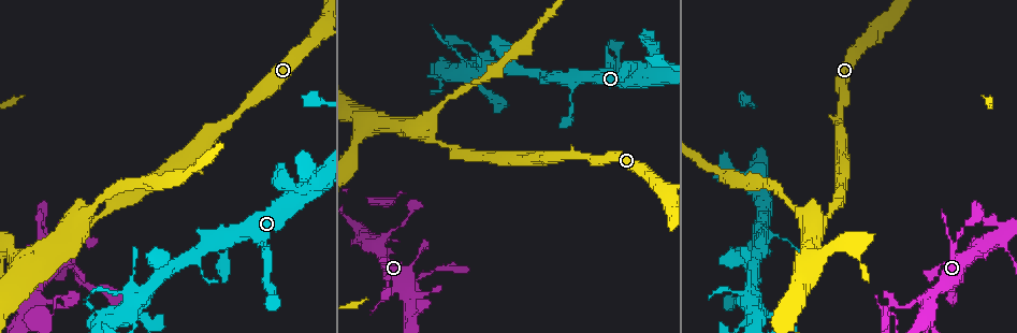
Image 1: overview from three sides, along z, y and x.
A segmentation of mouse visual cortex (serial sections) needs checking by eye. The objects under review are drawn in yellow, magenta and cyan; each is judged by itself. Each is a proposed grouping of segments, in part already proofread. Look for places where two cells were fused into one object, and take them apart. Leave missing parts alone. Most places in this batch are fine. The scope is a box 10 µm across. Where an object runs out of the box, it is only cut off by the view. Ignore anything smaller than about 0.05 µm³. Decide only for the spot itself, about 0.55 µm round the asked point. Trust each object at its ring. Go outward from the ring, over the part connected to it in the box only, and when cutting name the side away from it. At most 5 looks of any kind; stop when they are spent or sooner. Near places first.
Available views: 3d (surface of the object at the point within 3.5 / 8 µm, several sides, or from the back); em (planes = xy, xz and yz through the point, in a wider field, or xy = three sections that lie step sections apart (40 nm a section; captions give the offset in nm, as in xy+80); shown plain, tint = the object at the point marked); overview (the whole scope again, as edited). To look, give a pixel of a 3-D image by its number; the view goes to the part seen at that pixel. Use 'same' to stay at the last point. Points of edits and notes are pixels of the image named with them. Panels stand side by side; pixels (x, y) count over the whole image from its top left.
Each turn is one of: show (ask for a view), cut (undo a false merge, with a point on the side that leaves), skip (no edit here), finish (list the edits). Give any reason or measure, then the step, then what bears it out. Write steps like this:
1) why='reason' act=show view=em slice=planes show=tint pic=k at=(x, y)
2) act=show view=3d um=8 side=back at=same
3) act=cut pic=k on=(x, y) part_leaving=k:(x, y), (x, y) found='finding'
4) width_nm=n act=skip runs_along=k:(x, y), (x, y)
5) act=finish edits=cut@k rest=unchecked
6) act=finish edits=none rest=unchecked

why='looks like a crossing' act=show view=3d um=3.5 pic=1 at=(370, 244)

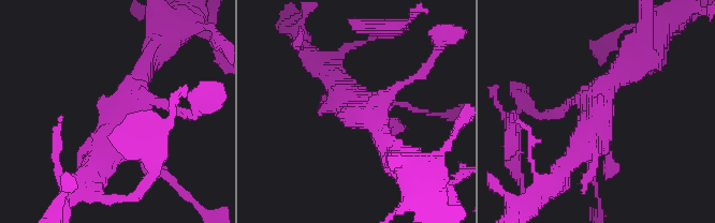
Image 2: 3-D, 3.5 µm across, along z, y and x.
why='now the EM' act=show view=em slice=xy step=3 show=plain pic=2 at=(597, 126)

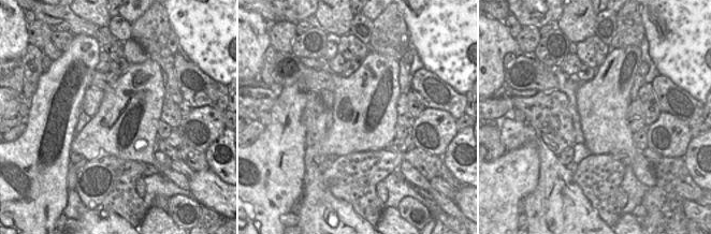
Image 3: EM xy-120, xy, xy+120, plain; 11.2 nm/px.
act=show view=em slice=xy step=3 show=tint at=same

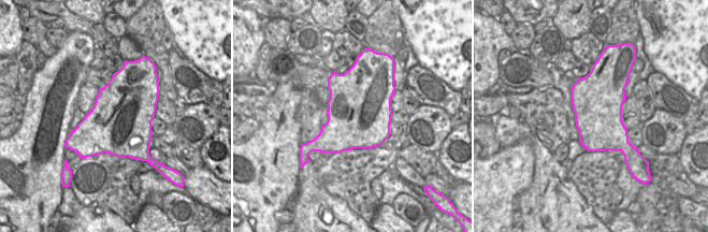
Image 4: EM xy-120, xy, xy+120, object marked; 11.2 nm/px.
width_nm=700 act=skip runs_along=2:(625, 68), (556, 176) found='continuous, no second cell'

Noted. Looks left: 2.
why='thin arm on a thick one' act=show view=3d um=8 pic=1 at=(431, 137)

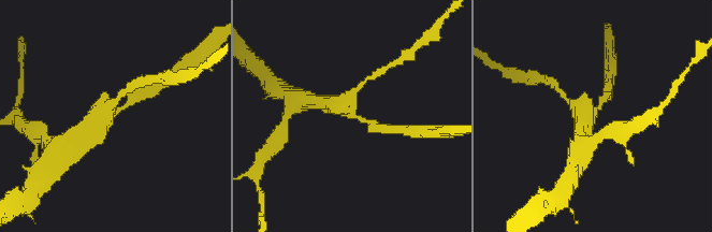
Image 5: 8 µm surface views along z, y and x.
act=show view=em slice=xy step=5 show=tint at=same

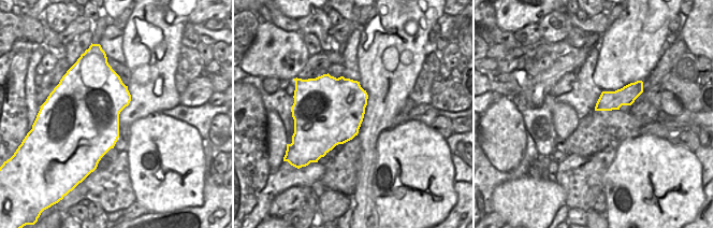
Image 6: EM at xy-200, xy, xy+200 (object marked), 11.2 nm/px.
act=skip runs_along=5:(129, 102), (106, 111), (85, 135) found='all the same cell'

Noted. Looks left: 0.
act=finish edits=none rest=unchecked

